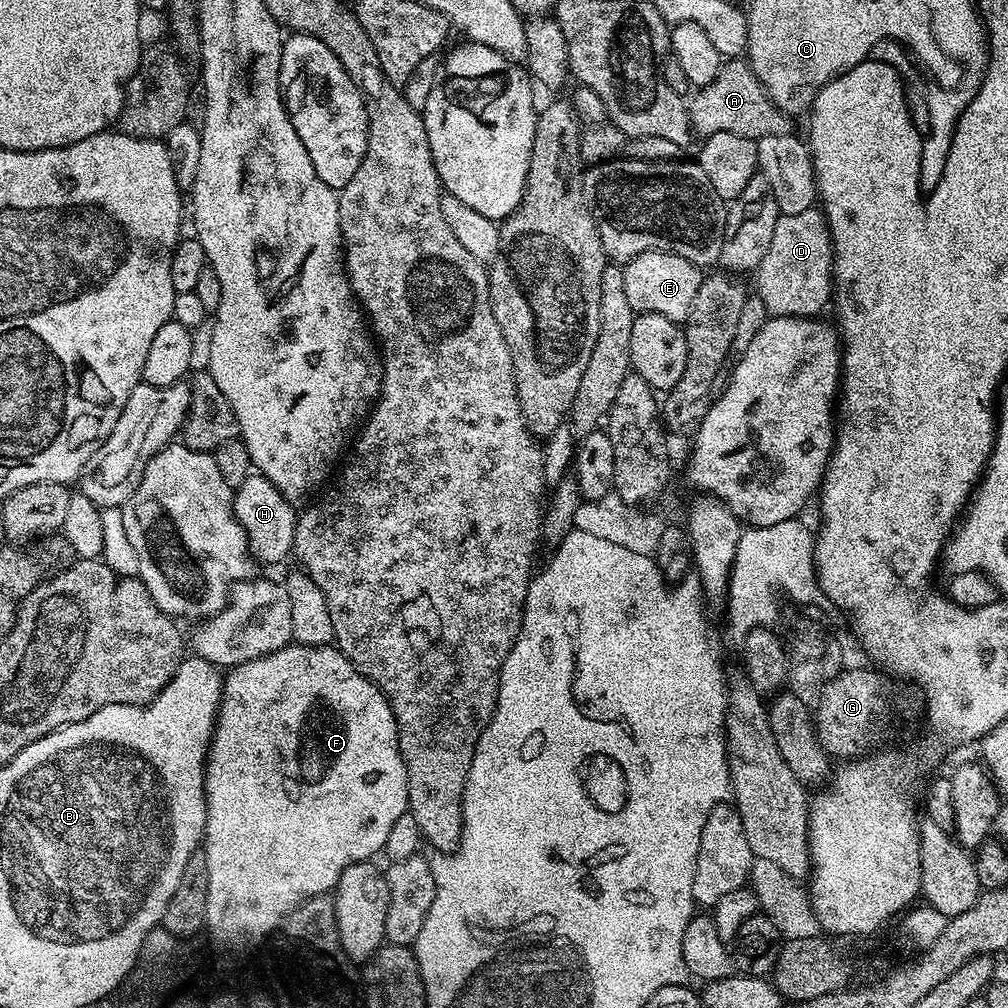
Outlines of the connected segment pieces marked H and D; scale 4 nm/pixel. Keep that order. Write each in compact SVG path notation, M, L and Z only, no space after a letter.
M253 474L244 479L234 490L232 497L232 512L238 518L242 530L248 539L248 553L252 555L257 565L280 564L287 556L293 555L294 530L298 515L293 501L287 500L270 482L262 475Z
M819 207L802 210L802 214L786 214L778 218L778 226L774 226L774 238L770 241L770 250L766 250L766 258L754 273L756 288L754 294L762 298L769 317L773 316L811 316L821 315L824 307L829 307L832 291L832 235L828 229L828 220Z

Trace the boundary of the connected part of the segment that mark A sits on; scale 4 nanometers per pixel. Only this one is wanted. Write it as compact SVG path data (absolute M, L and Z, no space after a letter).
M728 58L723 61L714 82L699 89L696 97L688 104L688 121L692 123L693 133L703 138L714 134L738 134L742 138L757 141L766 138L766 134L786 134L792 132L789 113L782 111L768 97L768 91L758 82L747 63L740 58Z

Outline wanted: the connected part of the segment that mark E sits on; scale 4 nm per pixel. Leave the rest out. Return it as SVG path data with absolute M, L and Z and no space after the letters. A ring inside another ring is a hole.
M643 252L635 256L633 260L627 261L623 265L623 272L627 301L630 302L630 306L636 314L653 312L654 314L662 314L662 318L670 318L677 322L687 320L690 314L690 306L694 302L694 294L698 294L698 286L702 279L701 265L686 262L686 258L682 258L673 252Z

